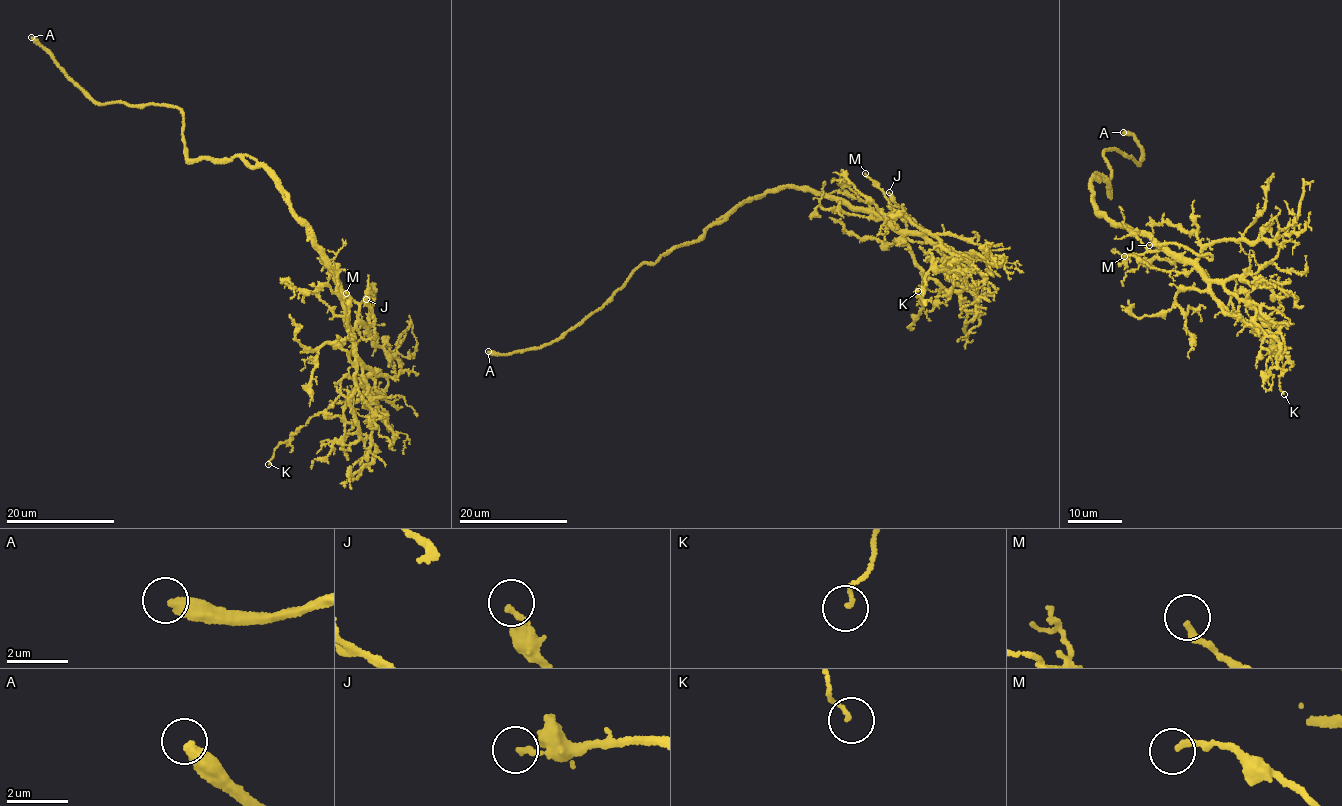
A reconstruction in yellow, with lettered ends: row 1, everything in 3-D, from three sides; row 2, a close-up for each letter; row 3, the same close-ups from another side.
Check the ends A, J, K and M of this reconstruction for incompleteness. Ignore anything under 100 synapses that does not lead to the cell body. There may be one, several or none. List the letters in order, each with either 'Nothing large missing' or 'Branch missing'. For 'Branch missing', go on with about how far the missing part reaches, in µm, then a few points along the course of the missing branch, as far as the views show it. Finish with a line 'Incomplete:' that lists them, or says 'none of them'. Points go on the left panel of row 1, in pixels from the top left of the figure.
A: Branch missing. Missing length about 120 µm
J: Nothing large missing
K: Nothing large missing
M: Nothing large missing
Incomplete: A

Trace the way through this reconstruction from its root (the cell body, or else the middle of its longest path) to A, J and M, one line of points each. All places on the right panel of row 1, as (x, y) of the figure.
A: (1093, 196), (1090, 181), (1099, 175), (1110, 193), (1106, 150), (1140, 162), (1142, 148), (1123, 132)
J: (1093, 196), (1093, 206), (1099, 213), (1175, 254), (1192, 260), (1201, 255), (1212, 257), (1174, 243), (1149, 245)
M: (1093, 196), (1093, 206), (1099, 213), (1195, 266), (1189, 271), (1167, 271), (1131, 255), (1124, 256)

